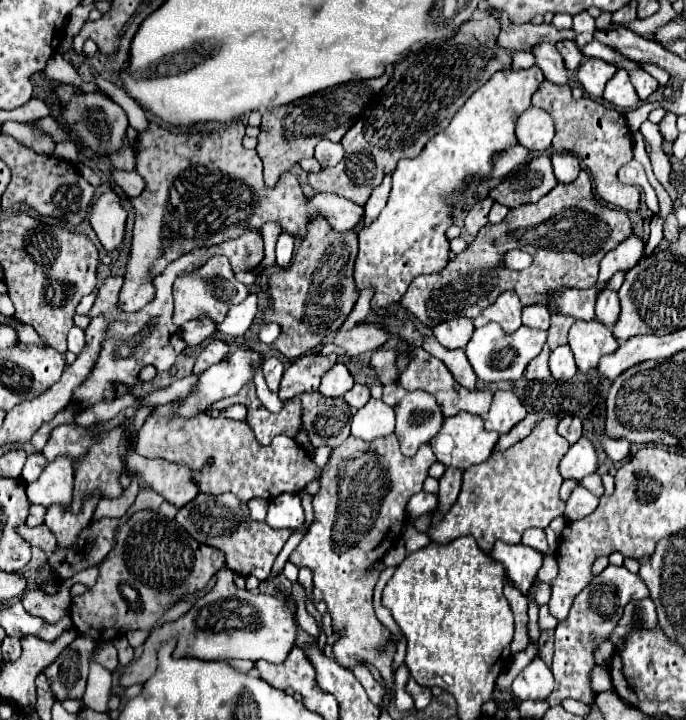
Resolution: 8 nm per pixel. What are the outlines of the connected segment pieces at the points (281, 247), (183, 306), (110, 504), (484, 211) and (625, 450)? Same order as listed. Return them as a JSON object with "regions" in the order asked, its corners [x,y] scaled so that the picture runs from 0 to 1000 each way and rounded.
{"regions":[[[[414,322],[414,325],[408,325],[405,342],[402,342],[402,367],[405,367],[405,372],[417,372],[426,361],[426,353],[429,353],[429,331],[426,331],[426,325]]],[[[309,356],[289,375],[257,386],[257,392],[254,392],[254,436],[251,436],[251,447],[257,453],[265,453],[268,447],[292,442],[292,439],[300,439],[300,442],[306,442],[312,447],[324,447],[329,442],[329,433],[335,431],[335,425],[350,422],[359,411],[362,411],[362,400],[341,386],[341,378],[335,372],[332,358]]],[[[190,661],[190,675],[181,678],[181,683],[172,692],[146,694],[137,717],[140,719],[178,719],[184,714],[184,708],[192,703],[201,681],[204,681],[201,661]]],[[[706,275],[703,281],[697,281],[697,283],[682,294],[679,311],[676,311],[676,317],[682,319],[682,325],[694,328],[697,319],[700,319],[703,314],[708,314],[708,308],[711,308],[711,294],[714,294],[717,283],[720,283],[717,275]]],[[[880,603],[880,606],[875,606],[875,617],[878,617],[880,628],[886,631],[886,636],[892,636],[895,642],[904,642],[918,631],[918,617],[910,611],[898,611],[898,608],[889,608]]]]}

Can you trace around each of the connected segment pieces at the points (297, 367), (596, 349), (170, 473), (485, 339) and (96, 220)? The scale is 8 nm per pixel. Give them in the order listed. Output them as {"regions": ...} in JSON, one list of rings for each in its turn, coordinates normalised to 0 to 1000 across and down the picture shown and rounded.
{"regions":[[[[446,492],[431,497],[414,517],[405,550],[408,556],[423,556],[443,544],[461,544],[466,525],[490,506],[490,492]]],[[[840,444],[828,461],[828,481],[837,492],[843,514],[857,517],[857,514],[869,511],[869,503],[878,494],[892,492],[892,486],[898,486],[901,475],[898,475],[895,464],[889,461],[889,456],[883,456],[878,447]]],[[[187,619],[187,636],[181,639],[190,658],[207,658],[213,672],[227,681],[242,697],[254,697],[257,706],[265,706],[286,692],[289,672],[274,647],[245,639],[213,639],[192,619]]],[[[708,450],[703,456],[694,456],[685,475],[679,478],[676,489],[679,497],[703,531],[720,531],[720,528],[755,528],[770,503],[787,492],[790,481],[796,475],[793,458],[776,458],[770,453],[758,453],[749,464],[735,464],[735,458],[726,450]]],[[[152,267],[134,283],[128,308],[140,322],[146,339],[163,350],[178,342],[181,333],[181,314],[184,314],[184,292],[169,272],[169,267]]]]}

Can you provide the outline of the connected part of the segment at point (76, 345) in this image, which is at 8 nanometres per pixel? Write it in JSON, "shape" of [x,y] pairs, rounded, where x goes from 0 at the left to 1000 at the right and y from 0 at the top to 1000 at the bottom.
{"shape":[[[105,453],[99,461],[99,486],[108,492],[117,492],[122,486],[122,458],[114,453]]]}

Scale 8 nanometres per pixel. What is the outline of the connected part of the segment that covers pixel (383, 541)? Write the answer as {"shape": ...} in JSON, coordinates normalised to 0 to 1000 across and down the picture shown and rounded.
{"shape":[[[574,603],[542,614],[507,606],[493,622],[484,622],[469,650],[466,681],[455,692],[455,731],[420,775],[431,789],[455,792],[458,836],[472,833],[478,839],[487,875],[499,878],[499,886],[484,900],[490,919],[501,928],[519,925],[528,917],[545,922],[566,958],[574,958],[574,903],[560,908],[551,903],[566,889],[566,872],[548,858],[542,844],[542,822],[554,800],[554,792],[542,792],[542,786],[583,750],[592,700],[601,686],[615,681],[615,669],[633,642],[636,633],[627,617],[615,617],[601,639],[583,628]]]}

